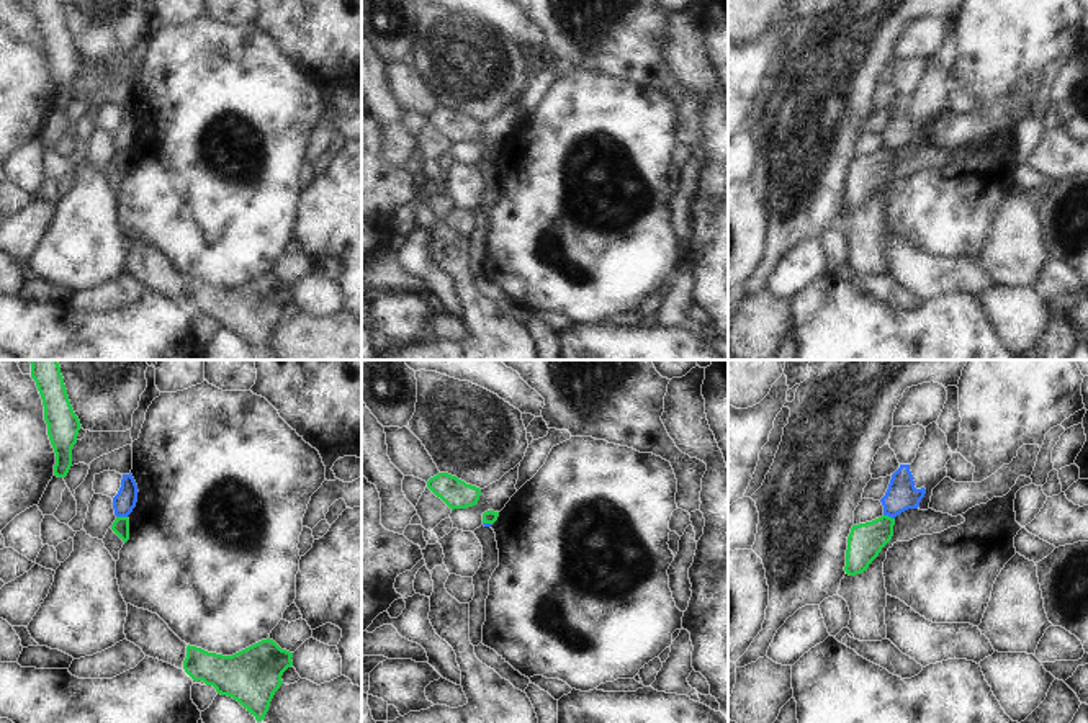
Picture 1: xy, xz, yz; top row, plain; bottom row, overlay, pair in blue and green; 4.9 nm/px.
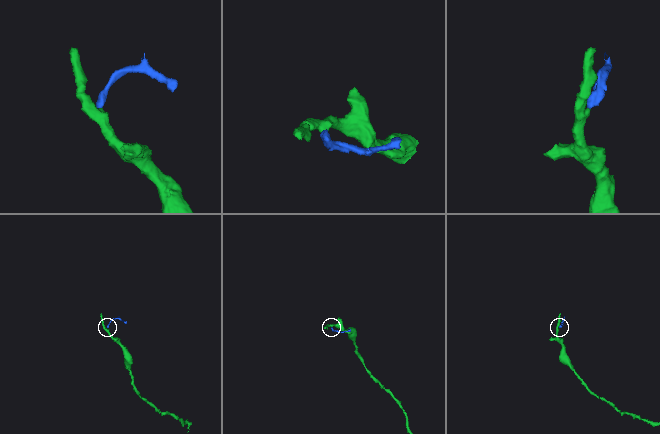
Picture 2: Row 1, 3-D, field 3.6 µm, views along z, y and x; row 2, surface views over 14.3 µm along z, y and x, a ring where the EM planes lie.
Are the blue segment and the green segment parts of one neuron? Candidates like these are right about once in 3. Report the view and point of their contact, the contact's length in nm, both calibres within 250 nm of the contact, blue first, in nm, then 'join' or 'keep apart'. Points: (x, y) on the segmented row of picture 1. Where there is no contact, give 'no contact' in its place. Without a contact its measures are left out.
meets blue in xy at (121, 516); contact 60 nm long; 110 nm thick on the blue side, 80 nm on the other; keep apart

